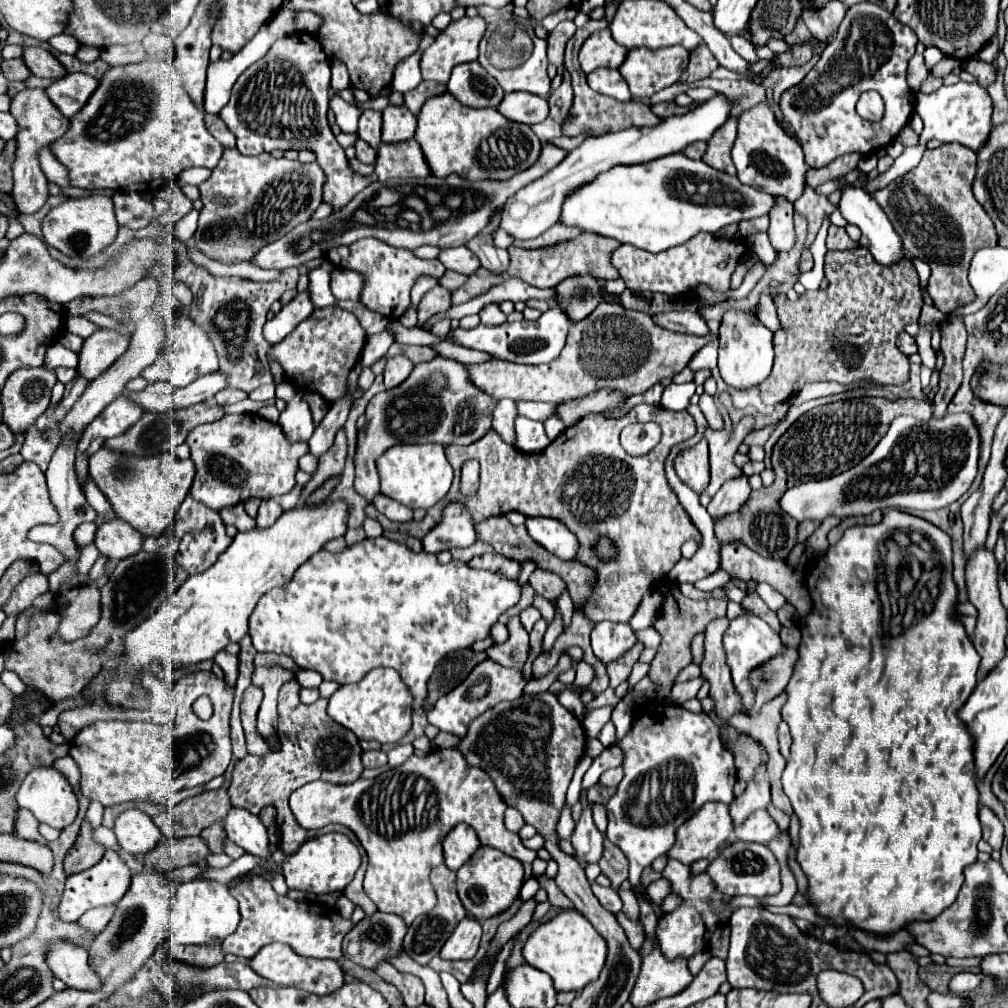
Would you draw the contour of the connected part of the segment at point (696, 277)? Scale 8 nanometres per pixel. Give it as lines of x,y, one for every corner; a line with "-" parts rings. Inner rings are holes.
699,233
695,239
671,247
663,253
647,253
641,249
635,249
631,245
621,245
611,253
611,263
619,271
619,277
625,281
627,289
631,291
651,291
651,293
663,293
663,295
691,295
699,285
705,285
717,293
729,291
729,279
737,267
737,263
747,255
747,245
741,239
719,239
711,233
-
719,263
727,267
719,269

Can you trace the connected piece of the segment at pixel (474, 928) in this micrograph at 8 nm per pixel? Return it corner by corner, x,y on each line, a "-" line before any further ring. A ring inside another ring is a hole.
473,917
461,919
441,949
443,959
473,959
481,941
481,925

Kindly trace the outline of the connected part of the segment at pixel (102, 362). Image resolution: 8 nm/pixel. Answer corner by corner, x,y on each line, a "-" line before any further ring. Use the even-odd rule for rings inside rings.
101,327
83,343
77,367
79,375
85,381
97,379
127,351
127,347
129,347
129,337

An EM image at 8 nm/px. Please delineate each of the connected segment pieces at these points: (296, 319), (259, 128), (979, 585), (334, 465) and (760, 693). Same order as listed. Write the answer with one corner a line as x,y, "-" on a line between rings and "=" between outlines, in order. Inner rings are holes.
301,291
297,293
297,297
293,301
289,301
271,321
265,323
263,327
263,337
275,345
279,343
283,337
287,337
303,319
307,319
311,313
315,311
315,305
311,303
309,291
=
293,33
289,37
277,39
267,55
245,69
231,91
231,101
223,107
219,117
225,121
229,131
237,139
237,149
243,155
259,155
263,151
271,153
275,149
311,149
317,153
317,163
327,175
323,201
331,203
335,211
347,205
359,191
369,185
367,177
357,175
345,157
343,147
335,141
335,135
327,123
327,109
329,109
329,57
323,53
321,43
311,33
=
985,547
975,551
975,557
967,563
965,567
965,583
967,583
967,599
969,603
975,605
977,609
977,627
973,635
973,645
977,653
981,655
981,667
979,667
979,677
985,677
991,673
999,659
1005,655
1005,639
1007,639
1007,611
1001,605
999,599
999,589
997,589
997,561
993,557
993,551
987,551
=
339,429
333,447
331,447
325,455
319,457
319,469
317,469
317,473
311,477
309,485
303,489
301,501
307,499
321,483
325,483
327,479
331,479
333,475
341,475
345,457
347,457
347,437
345,437
345,431
=
787,647
783,651
783,655
771,659
767,665
763,665
751,673
751,683
753,683
755,693
757,693
753,711
759,711
759,707
763,703
777,697
787,687
787,683
793,675
795,661
797,661
797,651

